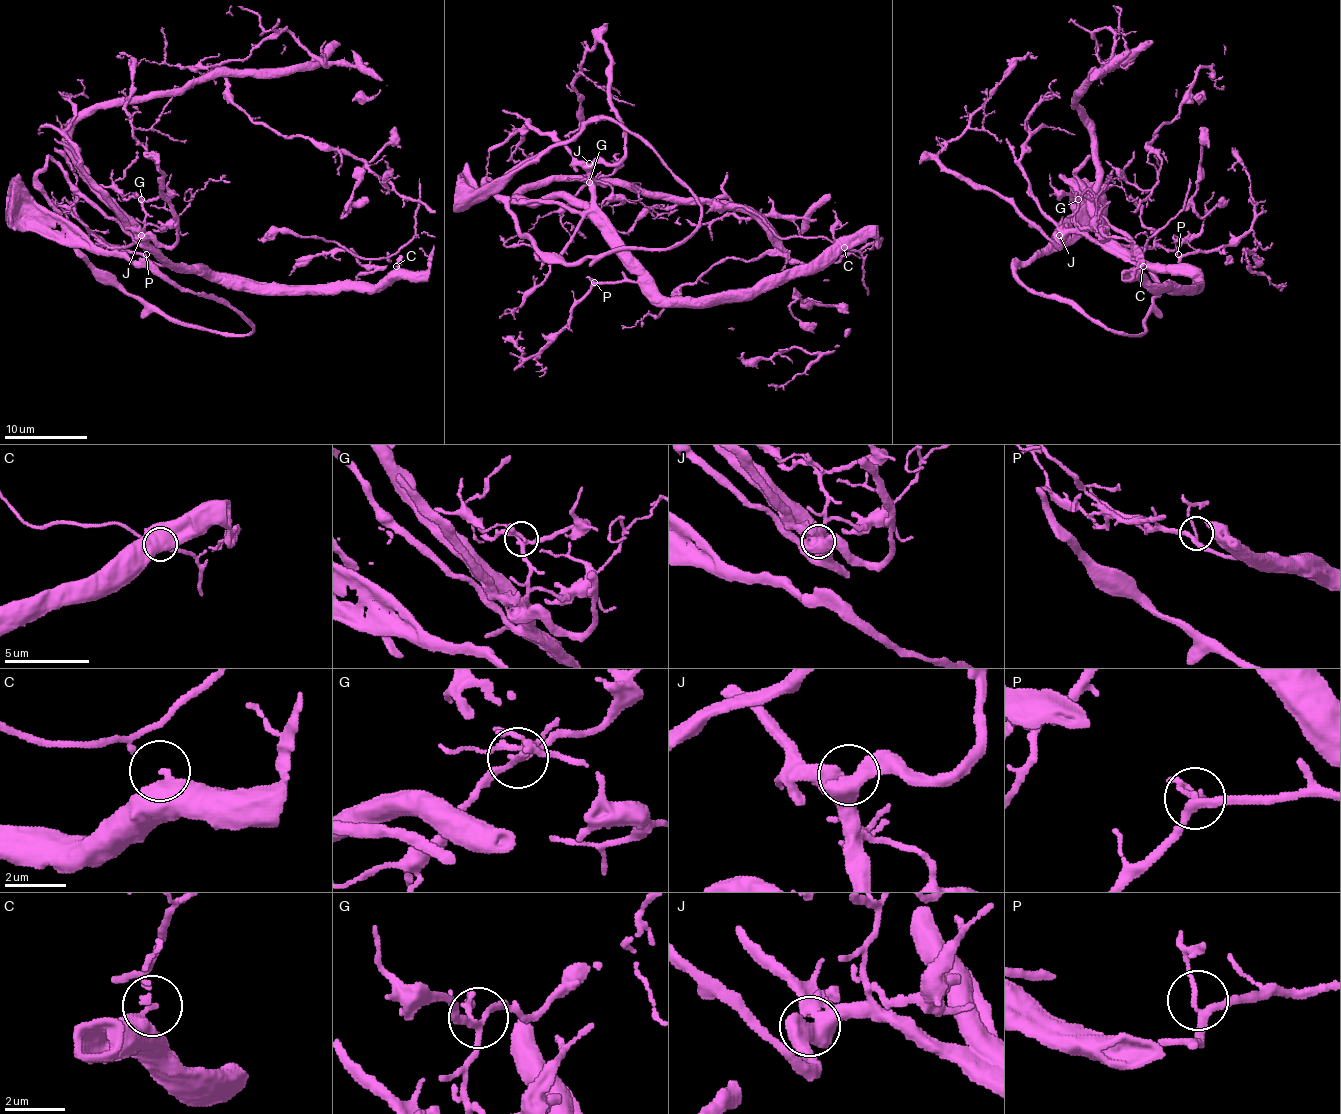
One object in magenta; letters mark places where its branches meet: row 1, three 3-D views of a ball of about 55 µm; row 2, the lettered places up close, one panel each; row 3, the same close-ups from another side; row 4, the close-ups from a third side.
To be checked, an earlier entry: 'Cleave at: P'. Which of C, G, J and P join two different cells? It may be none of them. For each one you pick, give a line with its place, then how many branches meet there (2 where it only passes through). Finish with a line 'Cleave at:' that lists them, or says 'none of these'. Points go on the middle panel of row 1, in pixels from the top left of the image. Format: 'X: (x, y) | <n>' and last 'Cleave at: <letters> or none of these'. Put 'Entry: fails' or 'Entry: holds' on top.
Entry: fails
Cleave at: none of these

